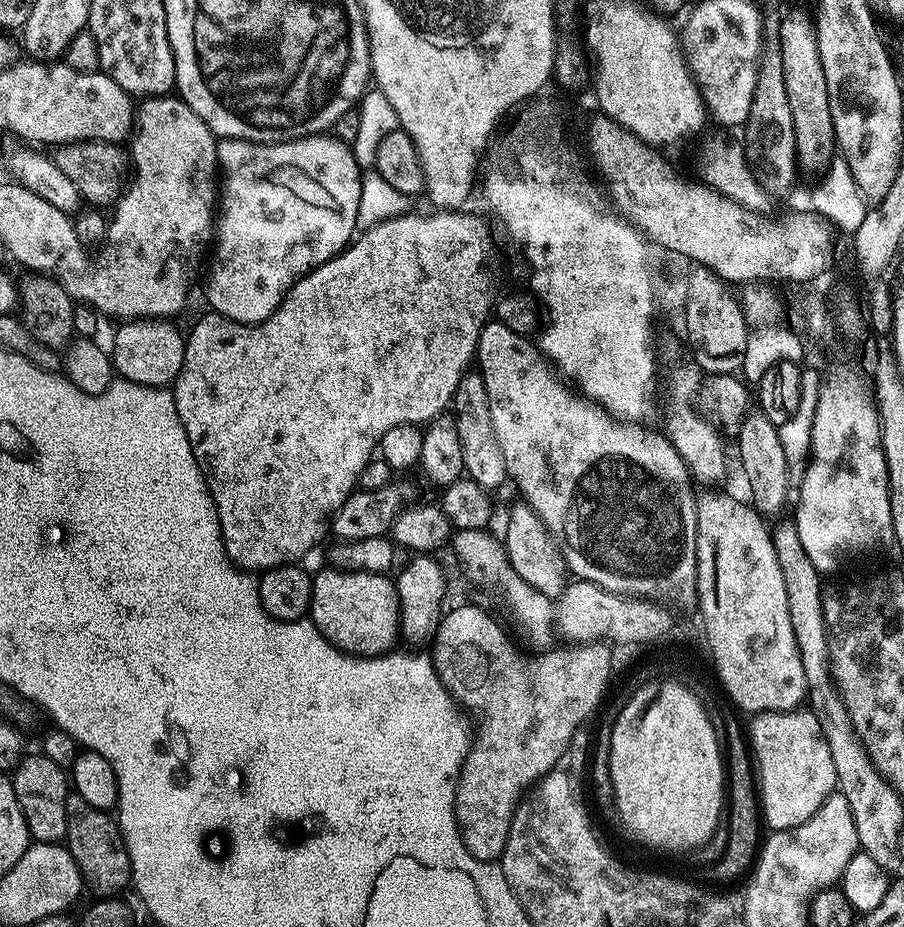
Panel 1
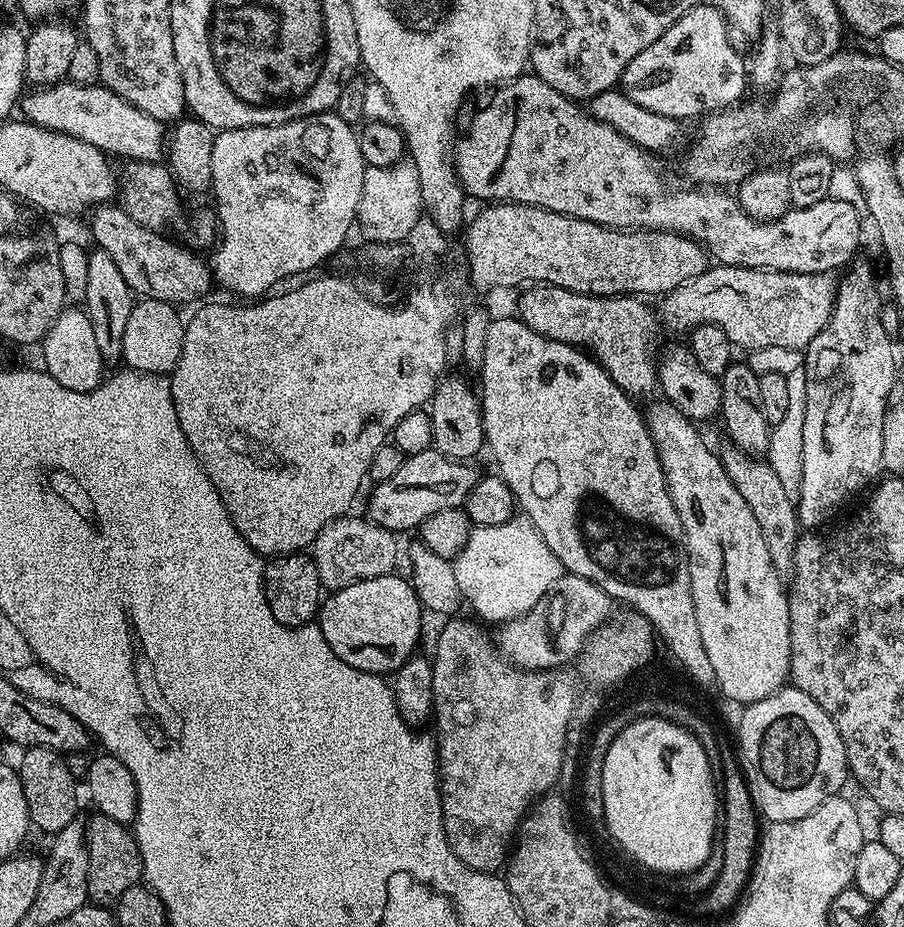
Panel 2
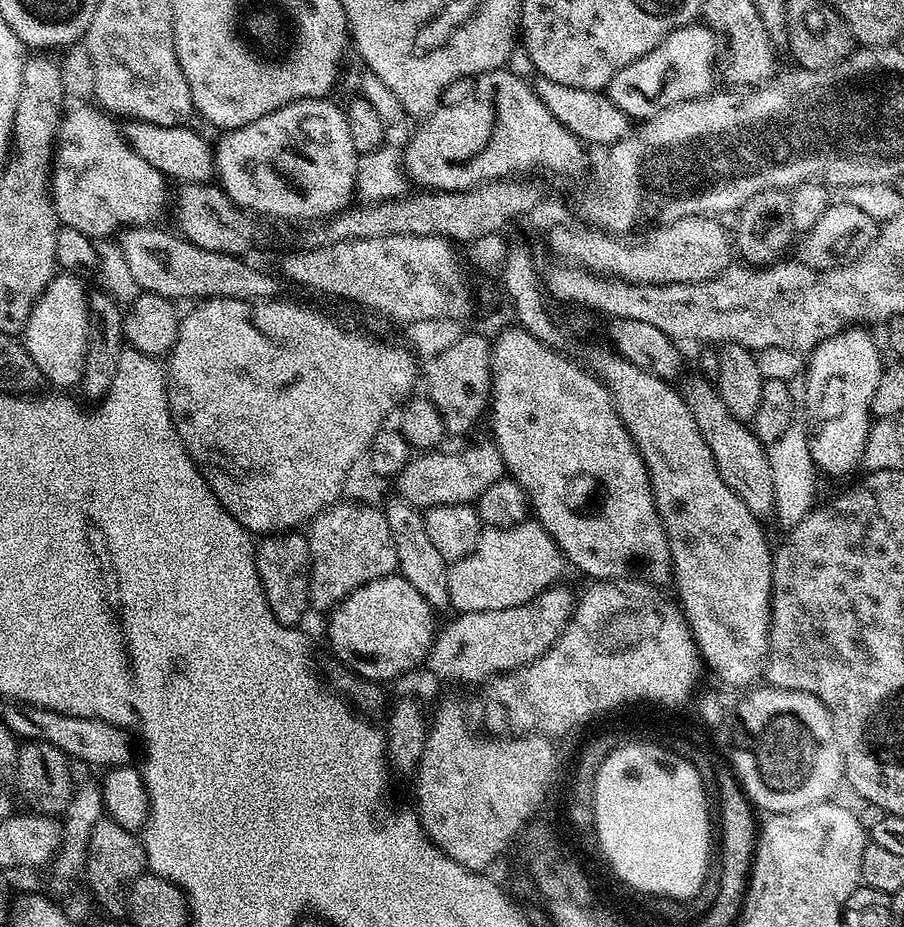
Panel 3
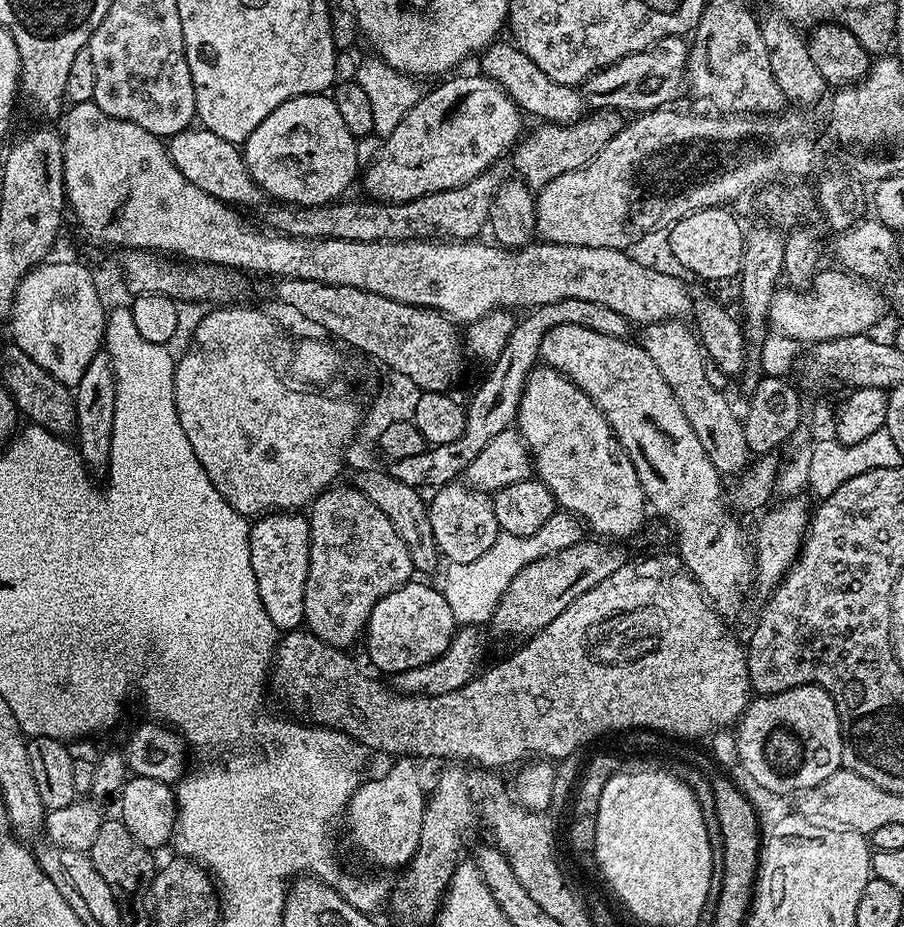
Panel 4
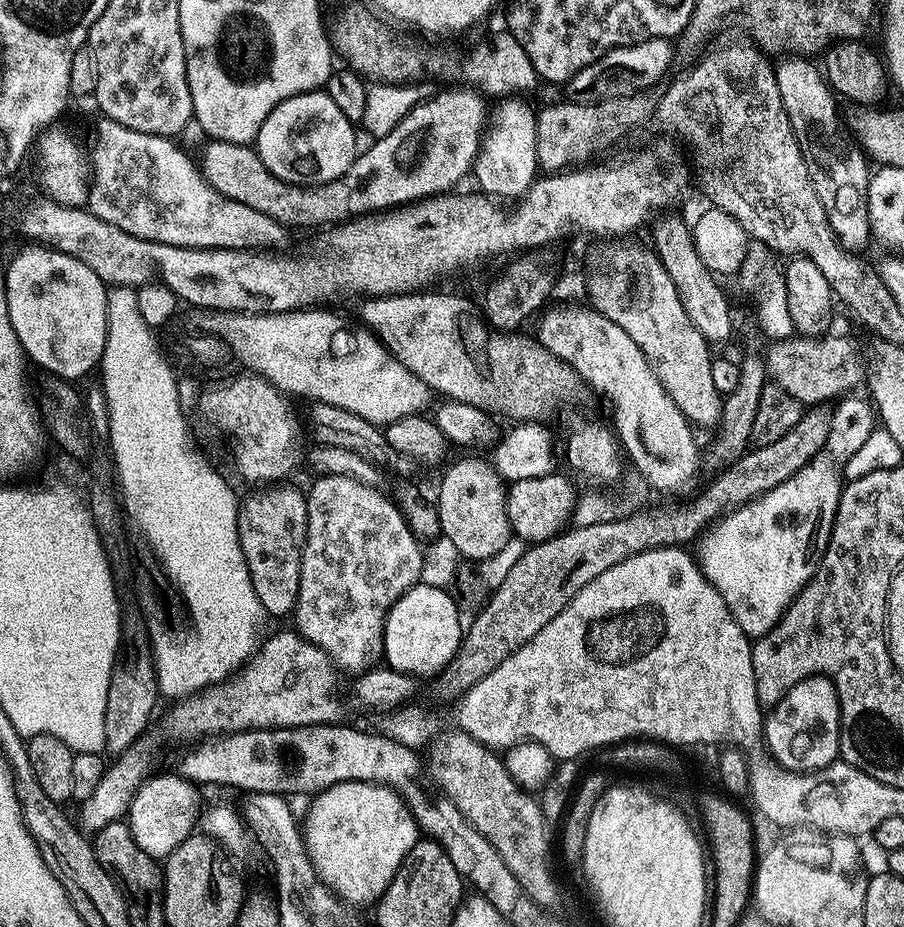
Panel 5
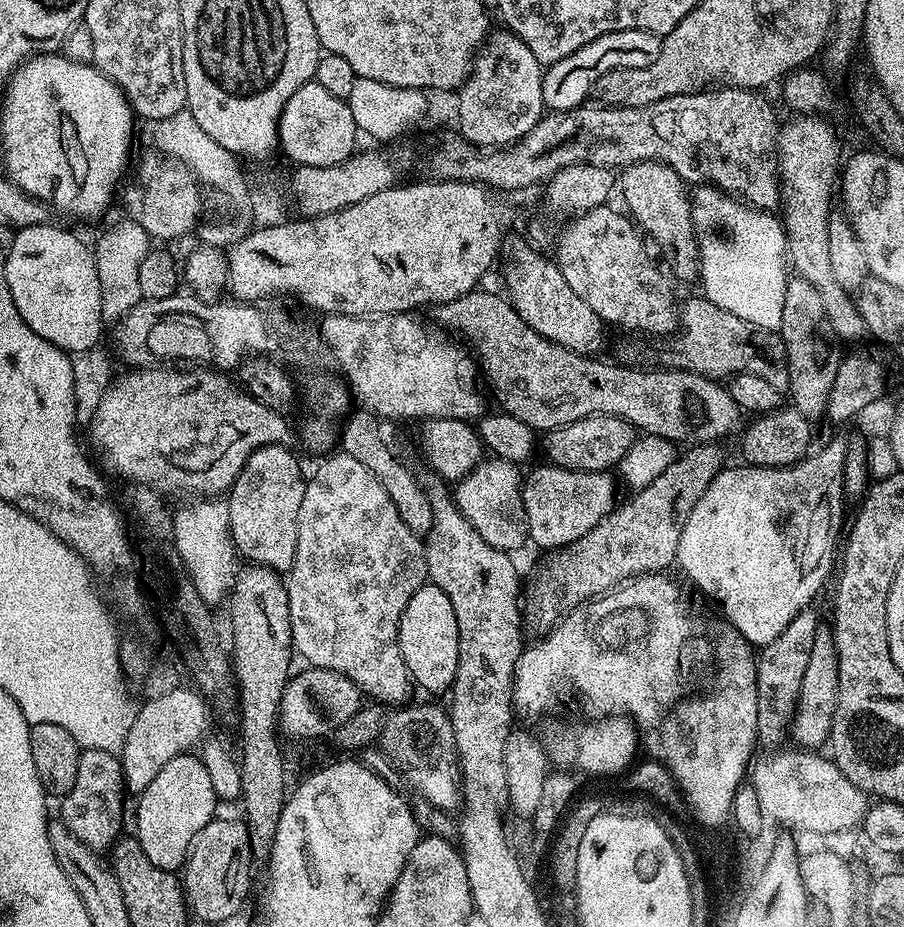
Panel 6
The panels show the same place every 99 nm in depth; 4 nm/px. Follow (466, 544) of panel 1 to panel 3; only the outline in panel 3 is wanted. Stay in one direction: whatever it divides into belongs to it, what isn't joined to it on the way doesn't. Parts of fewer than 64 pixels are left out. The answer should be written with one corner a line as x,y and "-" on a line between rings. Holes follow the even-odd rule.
529,518
508,528
487,527
481,531
475,550
449,565
449,605
457,613
522,605
557,583
564,568
563,552
538,520

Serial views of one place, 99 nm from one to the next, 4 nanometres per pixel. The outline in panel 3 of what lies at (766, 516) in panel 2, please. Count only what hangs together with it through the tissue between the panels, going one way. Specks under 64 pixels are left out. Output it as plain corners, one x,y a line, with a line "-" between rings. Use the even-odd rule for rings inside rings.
693,374
688,381
683,381
682,395
690,414
694,414
694,422
706,438
706,446
710,446
710,454
714,454
714,462
718,466
718,474
722,474
722,482
746,502
746,506
758,518
771,517
774,513
774,482
770,479
770,462
765,445
754,435
745,421
734,418
730,410
726,410
726,402
722,402
720,393
705,377

